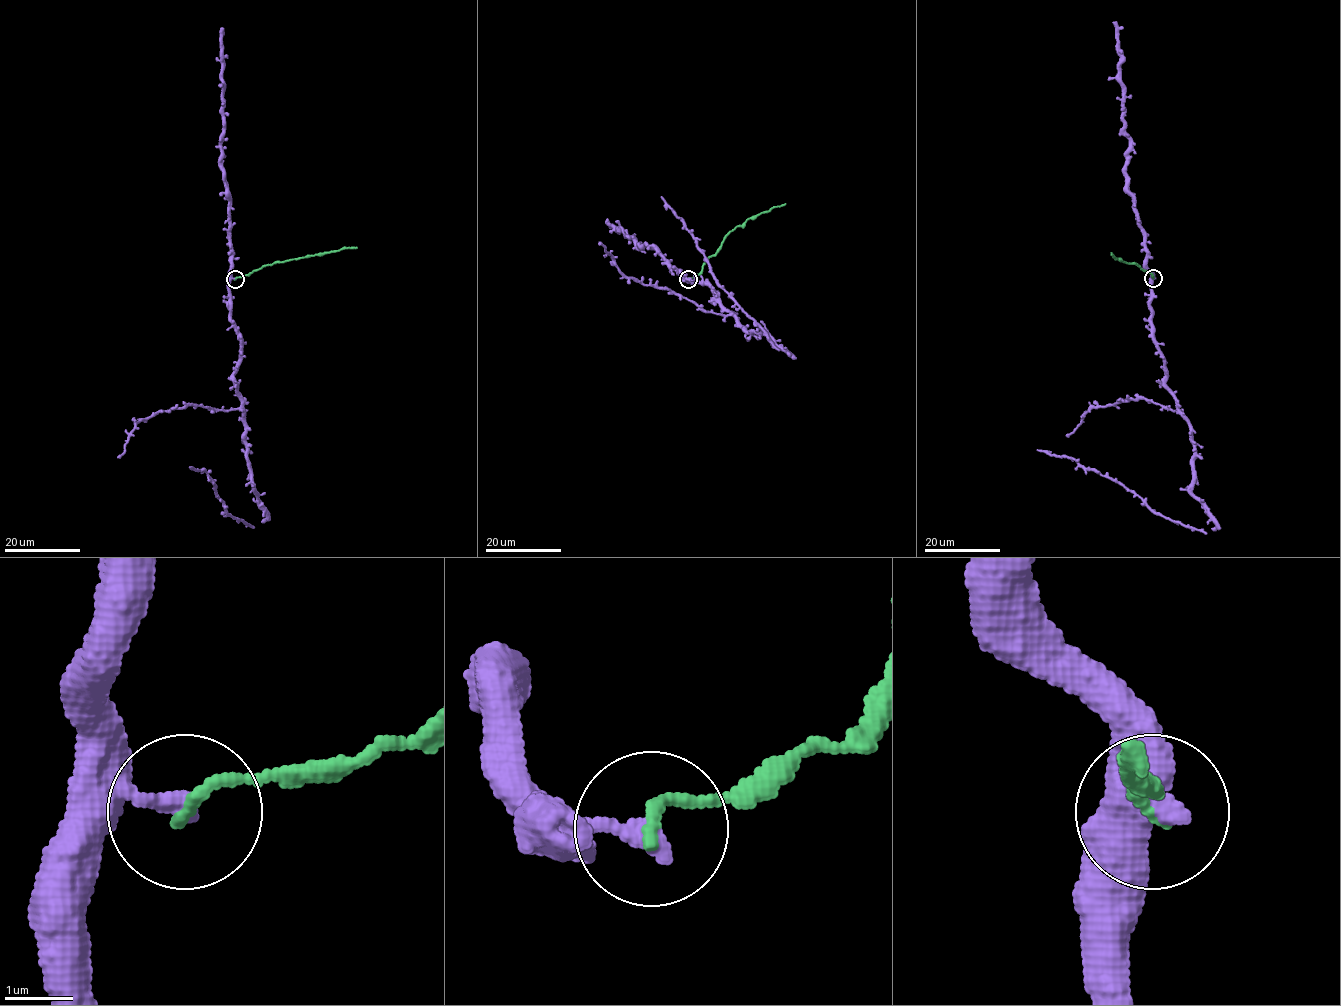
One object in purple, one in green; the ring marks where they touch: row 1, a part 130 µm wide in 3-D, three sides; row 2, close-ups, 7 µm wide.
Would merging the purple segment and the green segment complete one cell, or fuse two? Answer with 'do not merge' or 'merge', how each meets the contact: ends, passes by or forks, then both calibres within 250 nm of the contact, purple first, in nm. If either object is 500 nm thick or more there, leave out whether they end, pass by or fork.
do not merge; purple ends; green ends; calibres 320 and 180 nm

